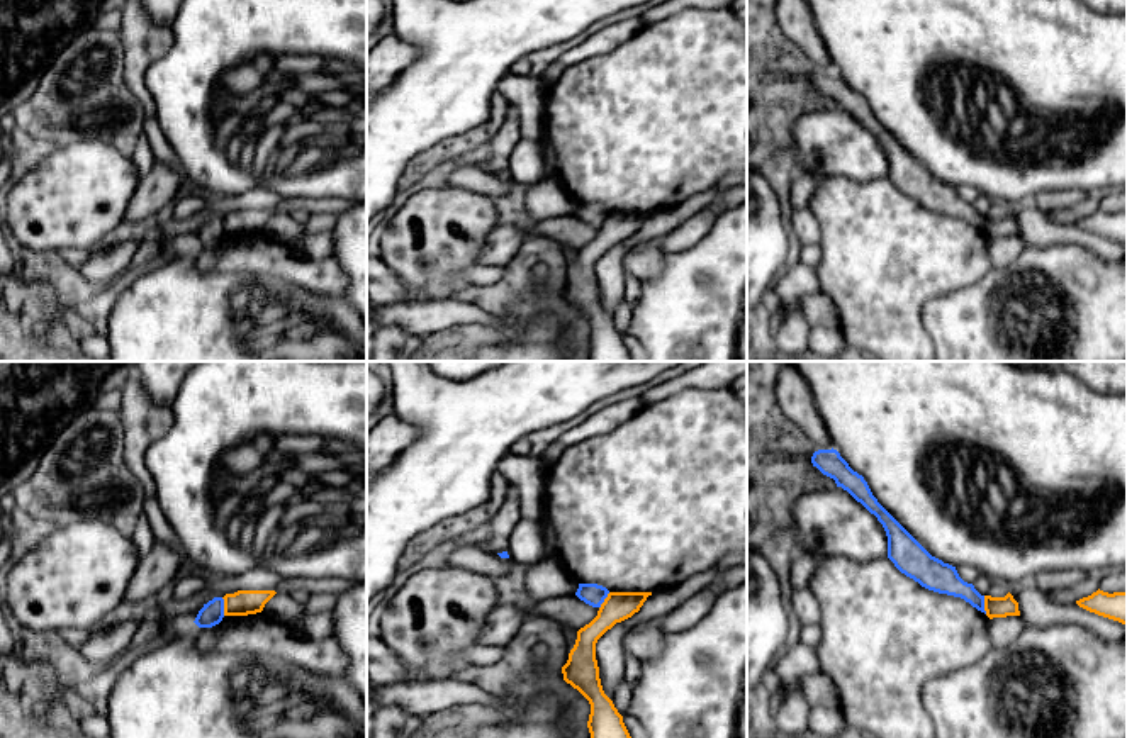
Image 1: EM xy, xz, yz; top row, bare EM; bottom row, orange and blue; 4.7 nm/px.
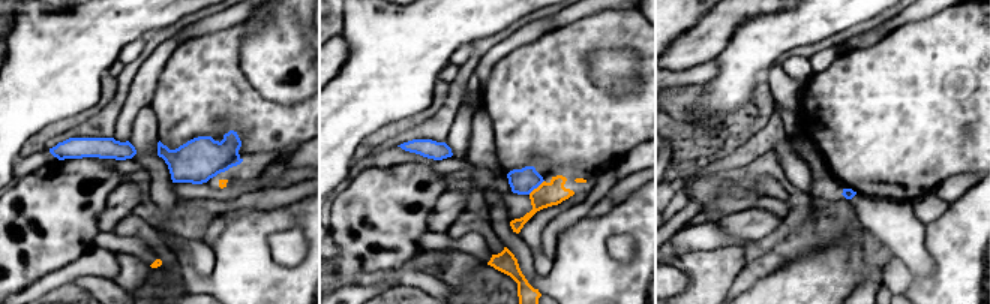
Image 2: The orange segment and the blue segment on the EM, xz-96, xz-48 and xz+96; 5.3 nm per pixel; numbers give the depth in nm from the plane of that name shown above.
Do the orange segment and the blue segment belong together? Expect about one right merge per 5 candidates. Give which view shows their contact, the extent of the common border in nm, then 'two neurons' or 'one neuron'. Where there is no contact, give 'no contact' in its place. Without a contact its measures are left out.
xy | 90 nm | two neurons

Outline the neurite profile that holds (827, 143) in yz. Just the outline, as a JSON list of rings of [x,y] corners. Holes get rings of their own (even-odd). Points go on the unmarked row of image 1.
[[[816,110],[793,124],[798,170],[820,180],[845,176],[867,182],[888,178],[888,156],[883,144],[847,110]]]

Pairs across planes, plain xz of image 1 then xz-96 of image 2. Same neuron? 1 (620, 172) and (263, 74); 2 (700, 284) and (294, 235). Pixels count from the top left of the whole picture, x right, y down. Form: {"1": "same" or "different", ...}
{"1": "different", "2": "different"}

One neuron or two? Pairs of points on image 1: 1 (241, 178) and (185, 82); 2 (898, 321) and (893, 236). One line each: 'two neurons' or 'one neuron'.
1: one neuron
2: one neuron

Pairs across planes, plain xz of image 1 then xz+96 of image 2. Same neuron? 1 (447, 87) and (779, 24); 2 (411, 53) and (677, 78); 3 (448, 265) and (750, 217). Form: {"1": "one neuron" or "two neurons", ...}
{"1": "one neuron", "2": "two neurons", "3": "two neurons"}

